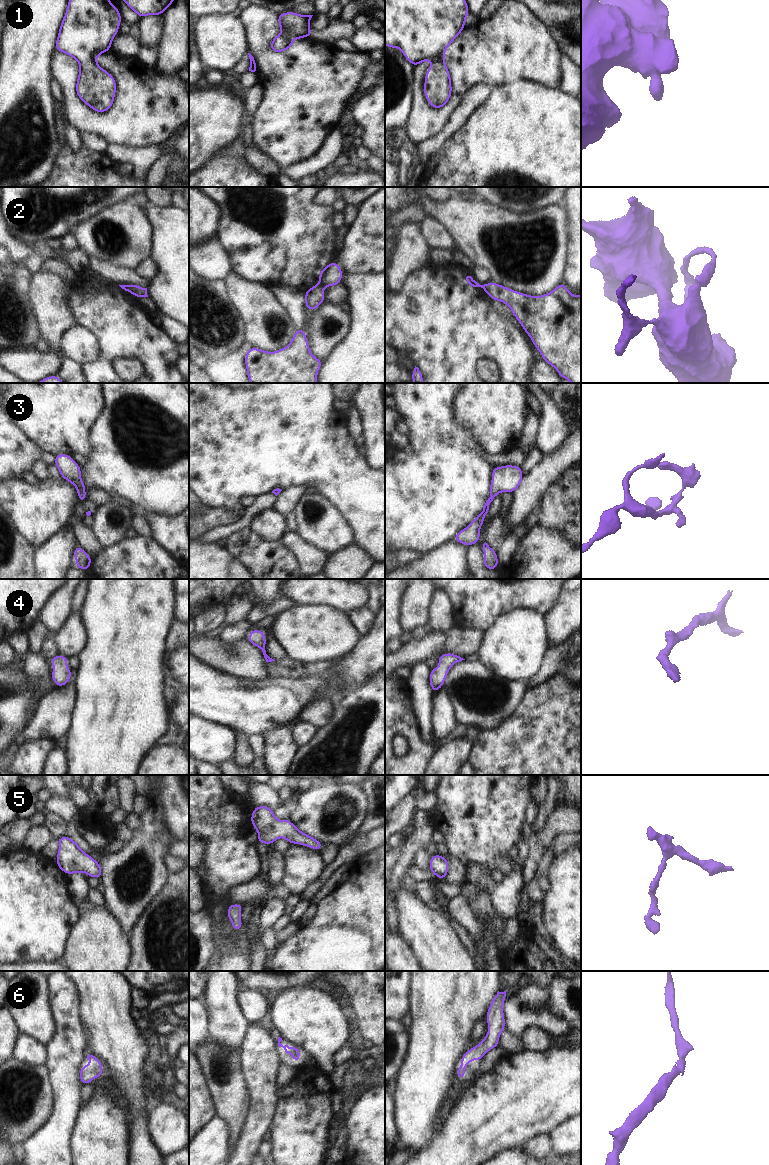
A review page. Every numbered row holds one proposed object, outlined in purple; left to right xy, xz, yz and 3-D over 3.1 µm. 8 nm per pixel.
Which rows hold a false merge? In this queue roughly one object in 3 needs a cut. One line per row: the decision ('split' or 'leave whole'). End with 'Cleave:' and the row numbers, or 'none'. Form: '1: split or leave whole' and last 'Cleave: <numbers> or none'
1: leave whole
2: split
3: leave whole
4: leave whole
5: leave whole
6: leave whole
Cleave: 2

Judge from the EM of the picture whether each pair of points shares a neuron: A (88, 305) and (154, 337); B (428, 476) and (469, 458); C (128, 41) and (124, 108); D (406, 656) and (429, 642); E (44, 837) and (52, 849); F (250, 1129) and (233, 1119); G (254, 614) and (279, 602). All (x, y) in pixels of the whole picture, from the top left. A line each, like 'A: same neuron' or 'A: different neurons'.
A: same neuron
B: same neuron
C: different neurons
D: same neuron
E: different neurons
F: different neurons
G: same neuron

